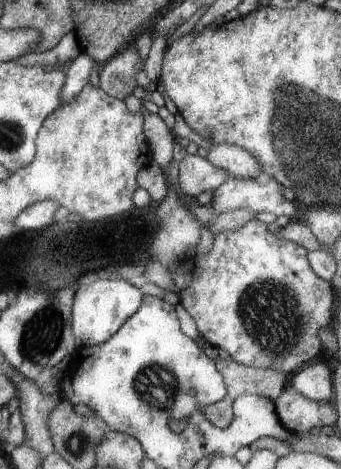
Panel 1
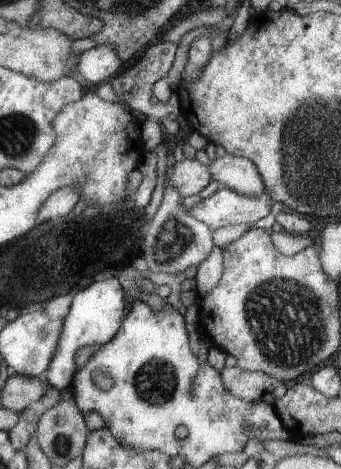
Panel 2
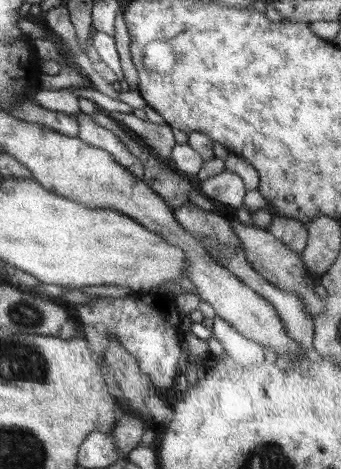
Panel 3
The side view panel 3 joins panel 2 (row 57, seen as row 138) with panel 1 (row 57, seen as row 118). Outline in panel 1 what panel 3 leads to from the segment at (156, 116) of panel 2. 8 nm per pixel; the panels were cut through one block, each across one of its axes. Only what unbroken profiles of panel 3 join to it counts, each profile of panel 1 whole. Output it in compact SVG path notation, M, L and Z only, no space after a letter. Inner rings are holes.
M123 48L115 58L111 58L107 64L99 66L99 88L107 92L113 98L119 98L125 102L127 96L131 96L131 90L135 84L135 74L141 72L145 60L139 58L135 48Z

